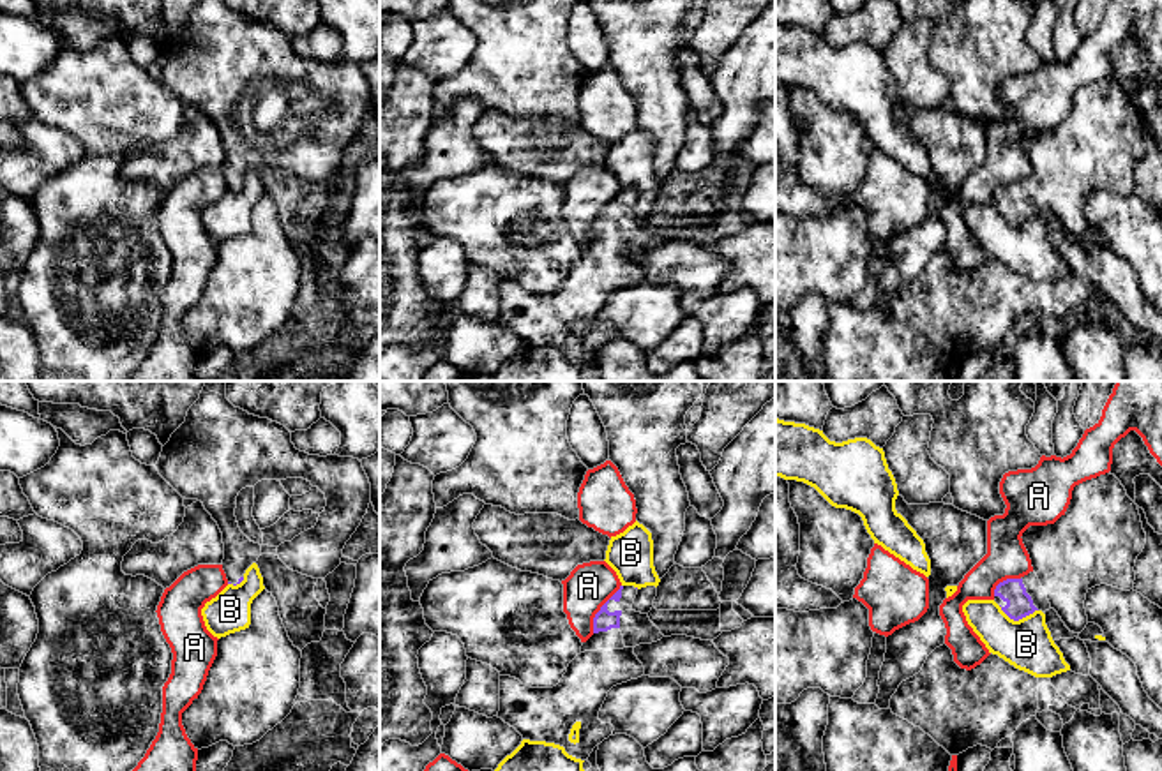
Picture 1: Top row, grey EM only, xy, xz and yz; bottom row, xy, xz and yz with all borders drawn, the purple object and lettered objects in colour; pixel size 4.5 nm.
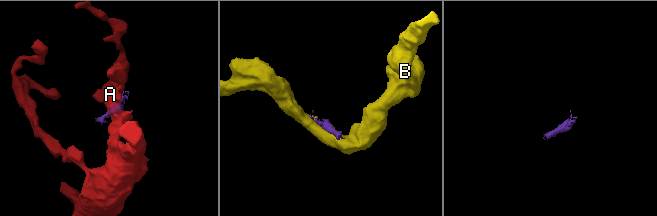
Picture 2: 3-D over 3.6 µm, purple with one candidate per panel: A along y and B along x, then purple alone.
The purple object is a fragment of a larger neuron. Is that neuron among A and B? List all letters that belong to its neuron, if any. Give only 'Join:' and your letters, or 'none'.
Join: none

